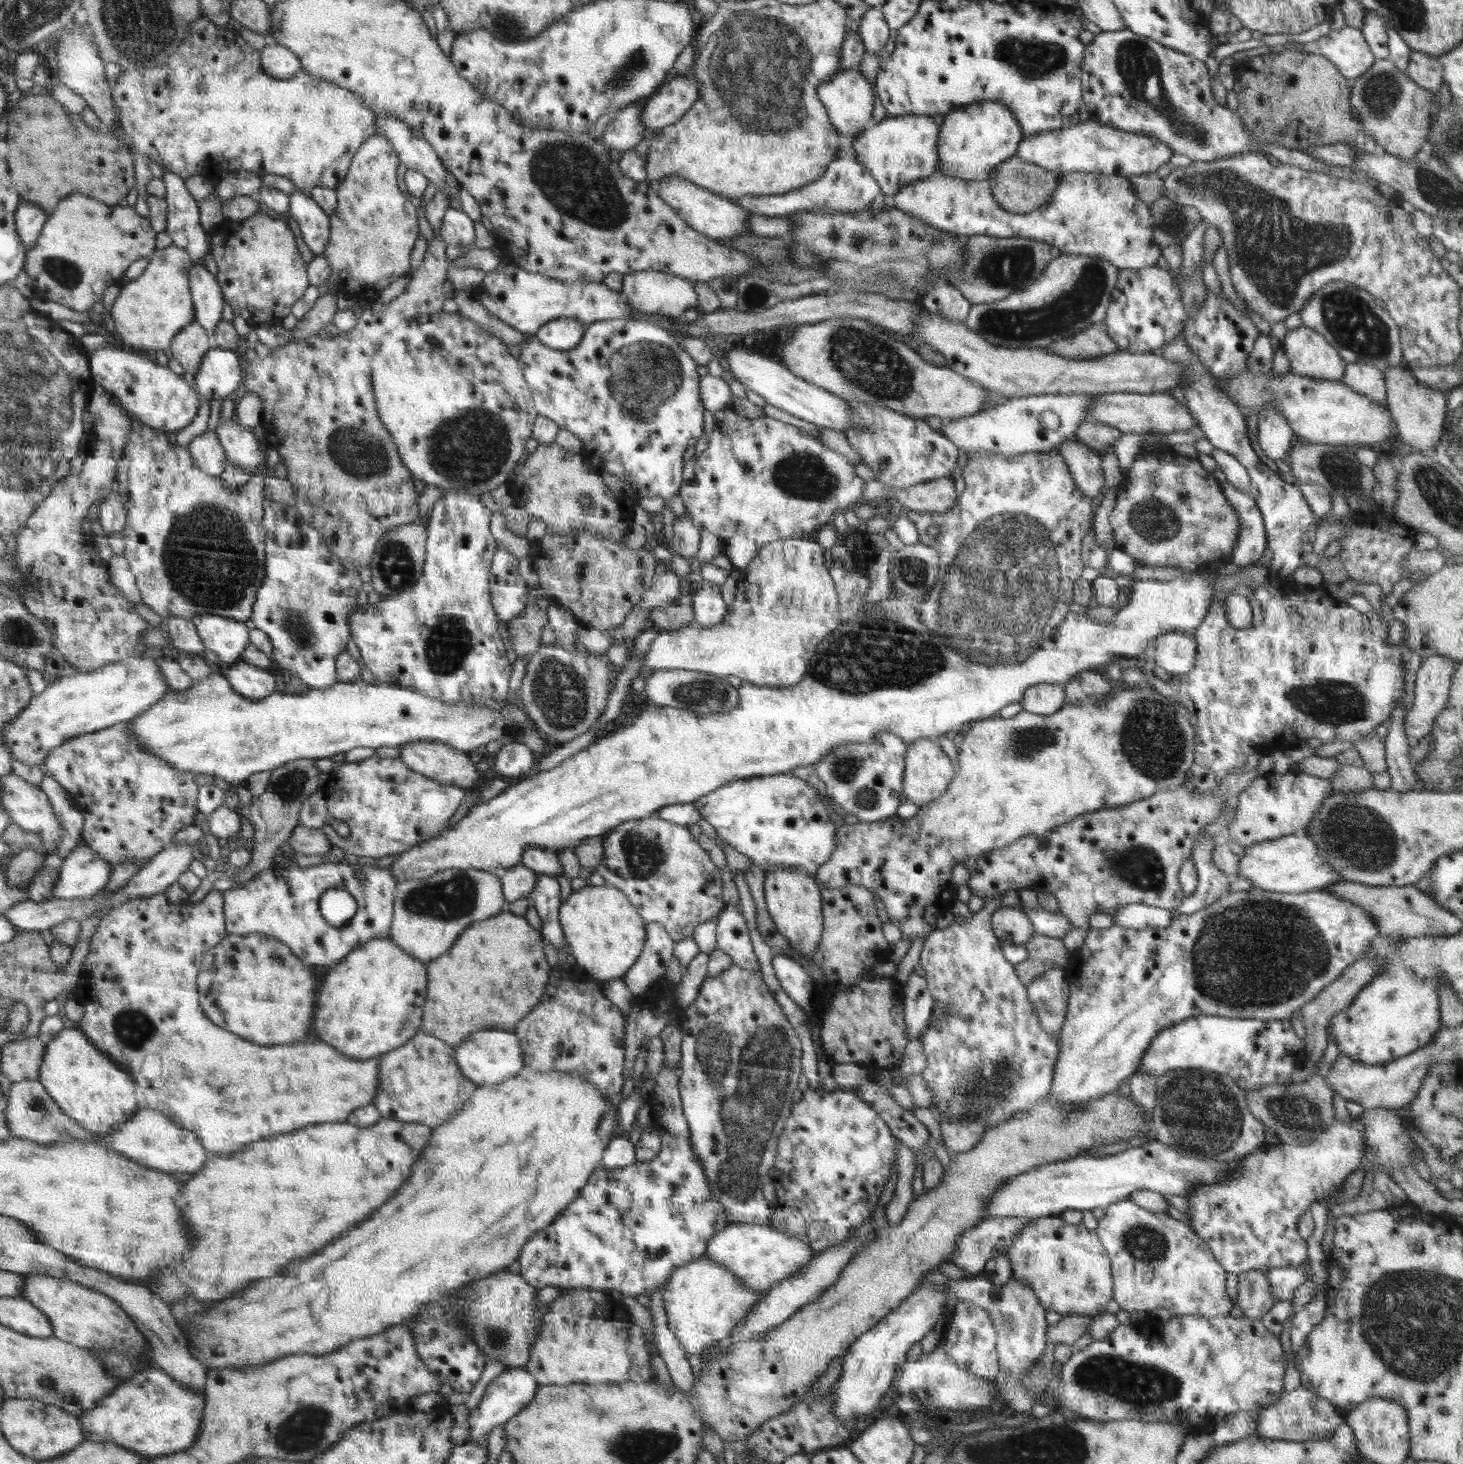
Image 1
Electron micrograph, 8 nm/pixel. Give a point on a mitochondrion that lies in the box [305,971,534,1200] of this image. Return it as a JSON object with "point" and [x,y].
{"point":[433,1166]}

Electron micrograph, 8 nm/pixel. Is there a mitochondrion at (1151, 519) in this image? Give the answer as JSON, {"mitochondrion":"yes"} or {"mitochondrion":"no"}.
{"mitochondrion":"yes"}

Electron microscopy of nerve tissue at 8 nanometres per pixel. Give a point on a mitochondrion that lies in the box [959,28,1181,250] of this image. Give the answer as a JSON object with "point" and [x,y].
{"point":[1032,58]}

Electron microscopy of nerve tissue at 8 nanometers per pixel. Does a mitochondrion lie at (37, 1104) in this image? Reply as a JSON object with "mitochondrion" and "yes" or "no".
{"mitochondrion":"no"}

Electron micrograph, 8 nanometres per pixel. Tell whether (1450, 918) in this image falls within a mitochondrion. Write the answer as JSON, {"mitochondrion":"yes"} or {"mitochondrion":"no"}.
{"mitochondrion":"no"}

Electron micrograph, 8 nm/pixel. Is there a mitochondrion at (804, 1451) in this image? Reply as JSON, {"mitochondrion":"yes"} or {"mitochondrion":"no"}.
{"mitochondrion":"no"}

